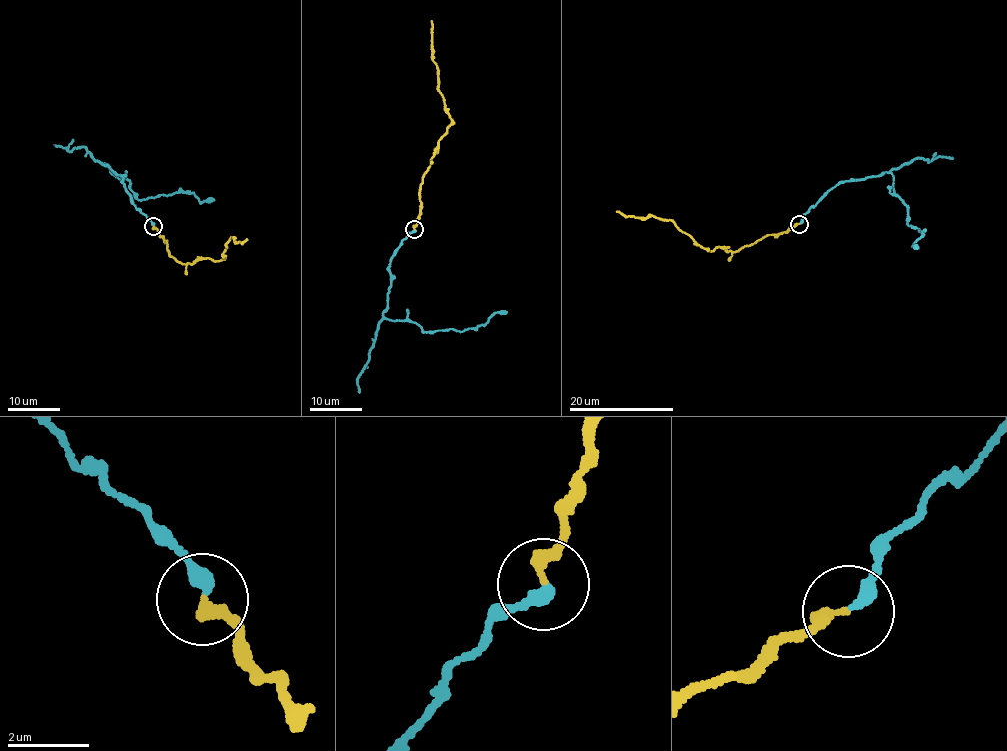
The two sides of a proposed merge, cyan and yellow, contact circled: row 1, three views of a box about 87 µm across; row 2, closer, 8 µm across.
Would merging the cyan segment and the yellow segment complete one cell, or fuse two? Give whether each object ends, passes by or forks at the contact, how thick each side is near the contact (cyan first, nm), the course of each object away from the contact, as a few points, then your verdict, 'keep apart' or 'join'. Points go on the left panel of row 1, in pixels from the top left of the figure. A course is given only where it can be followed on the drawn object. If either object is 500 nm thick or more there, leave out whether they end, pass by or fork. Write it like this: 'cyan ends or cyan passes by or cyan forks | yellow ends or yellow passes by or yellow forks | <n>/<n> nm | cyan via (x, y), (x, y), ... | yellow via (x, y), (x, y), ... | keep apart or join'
cyan ends | yellow ends | 320/280 nm | cyan via (153, 225), (133, 203), (119, 174), (104, 163), (129, 181), (138, 200), (184, 191), (201, 202), (213, 200) | yellow via (153, 227), (167, 241), (170, 255), (184, 264), (201, 257), (218, 261), (232, 237), (238, 243), (247, 239) | join

